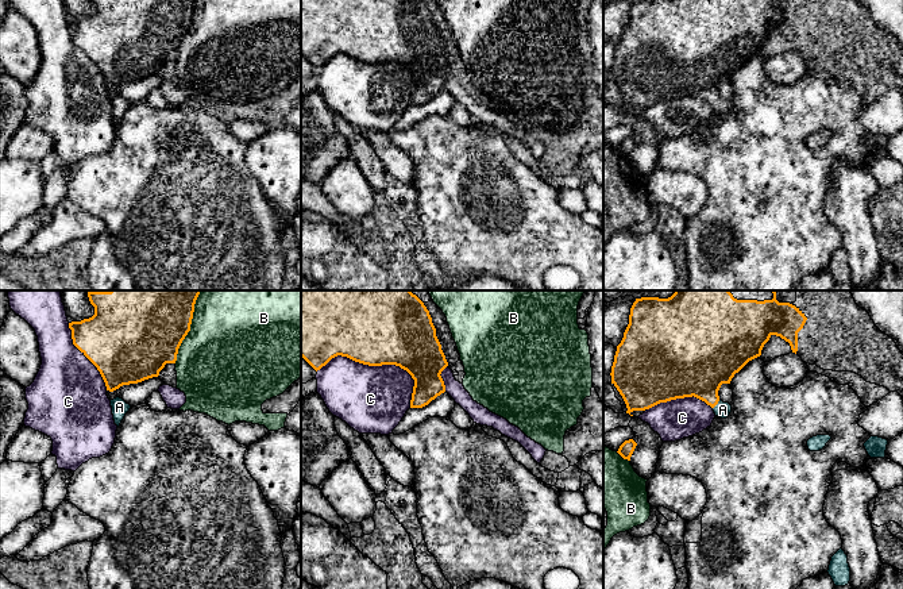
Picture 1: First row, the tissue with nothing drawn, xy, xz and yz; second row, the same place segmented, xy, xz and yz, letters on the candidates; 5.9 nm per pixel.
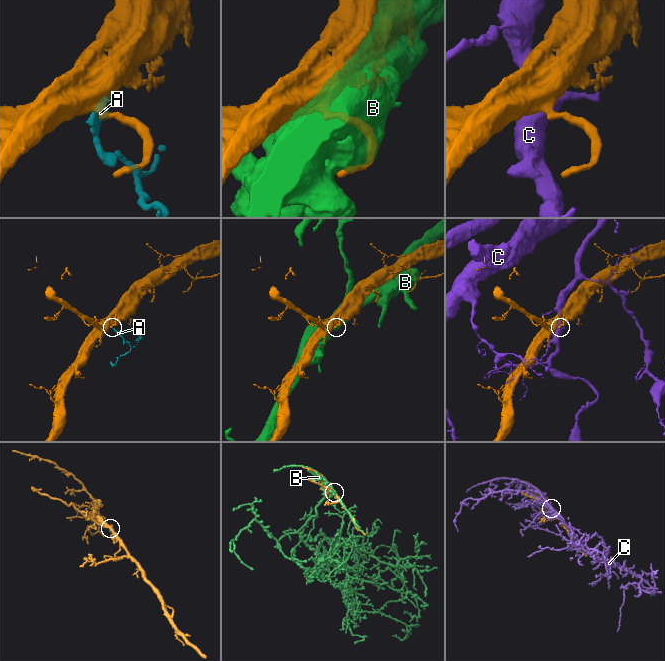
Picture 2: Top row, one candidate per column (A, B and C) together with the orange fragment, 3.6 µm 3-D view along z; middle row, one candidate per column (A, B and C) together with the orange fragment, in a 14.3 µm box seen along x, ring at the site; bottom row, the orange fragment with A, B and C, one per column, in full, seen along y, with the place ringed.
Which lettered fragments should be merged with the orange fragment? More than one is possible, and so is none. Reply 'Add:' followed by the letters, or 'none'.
Add: A

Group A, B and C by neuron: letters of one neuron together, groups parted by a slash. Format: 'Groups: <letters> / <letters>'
Groups: A / B / C

